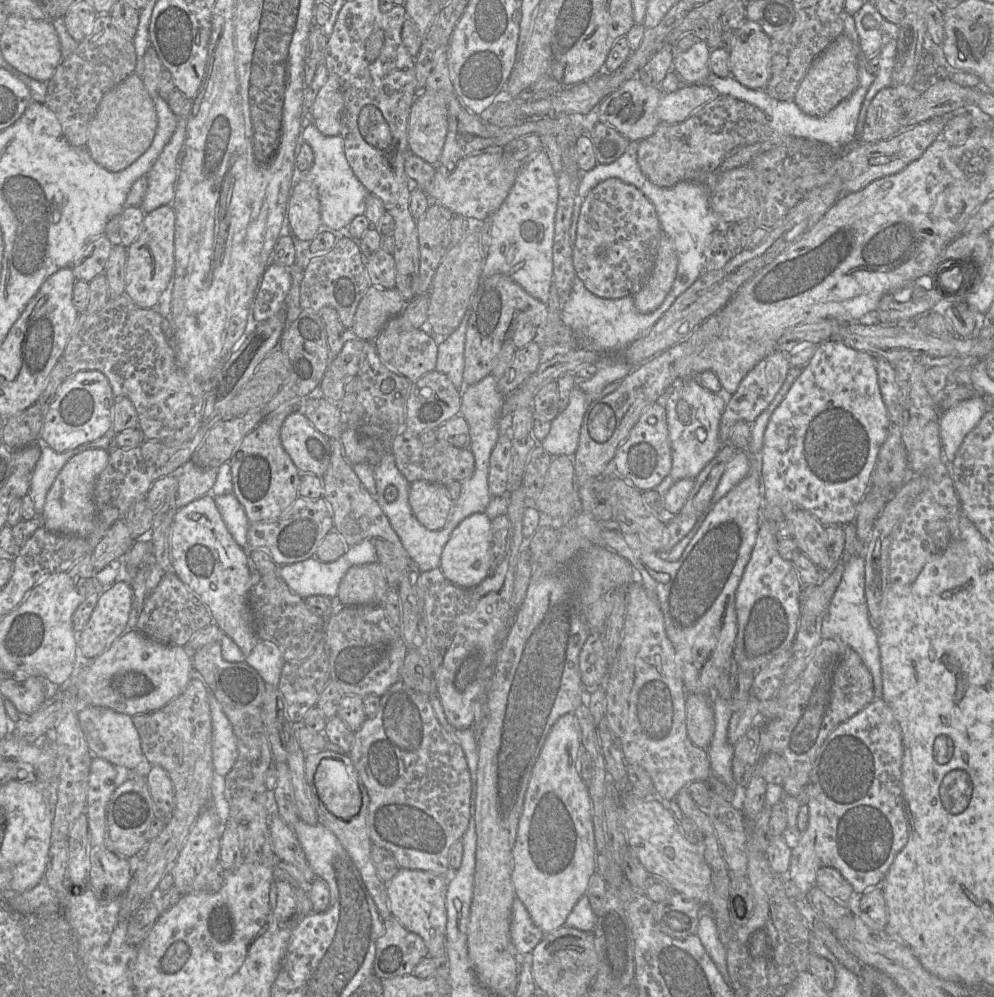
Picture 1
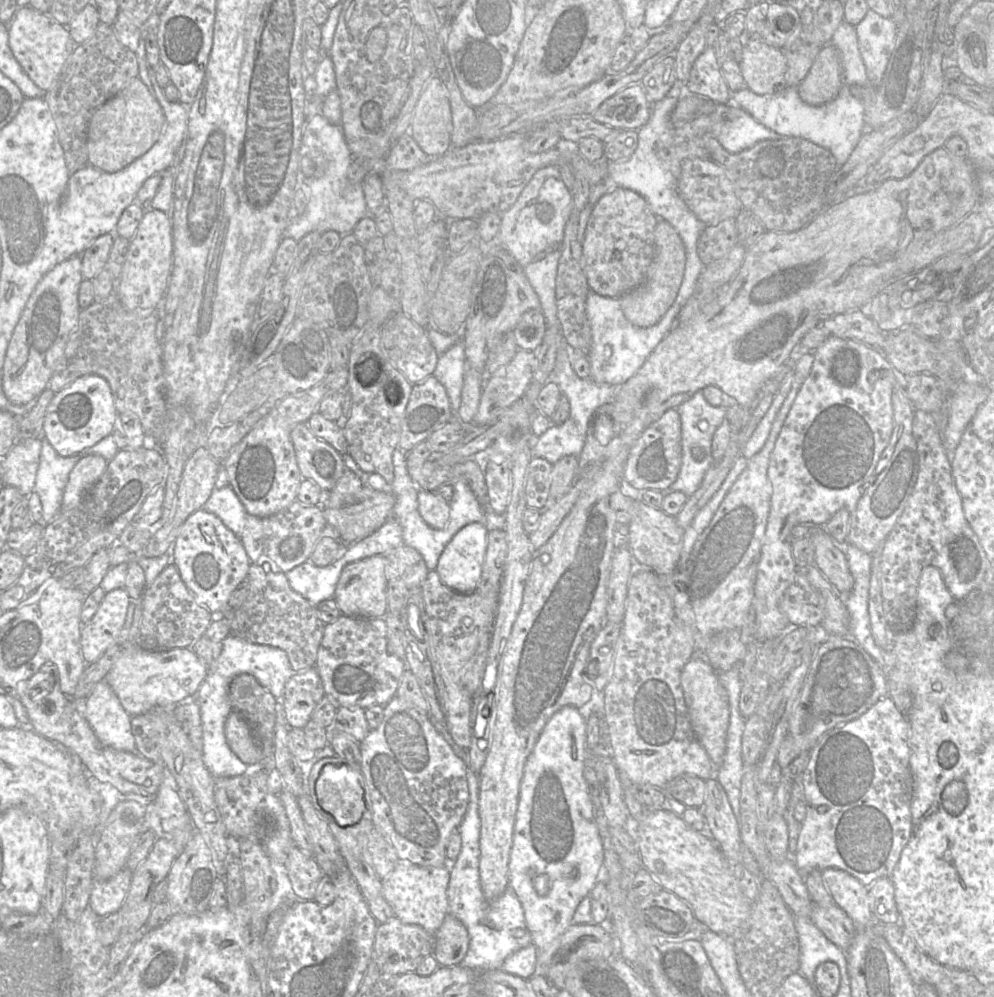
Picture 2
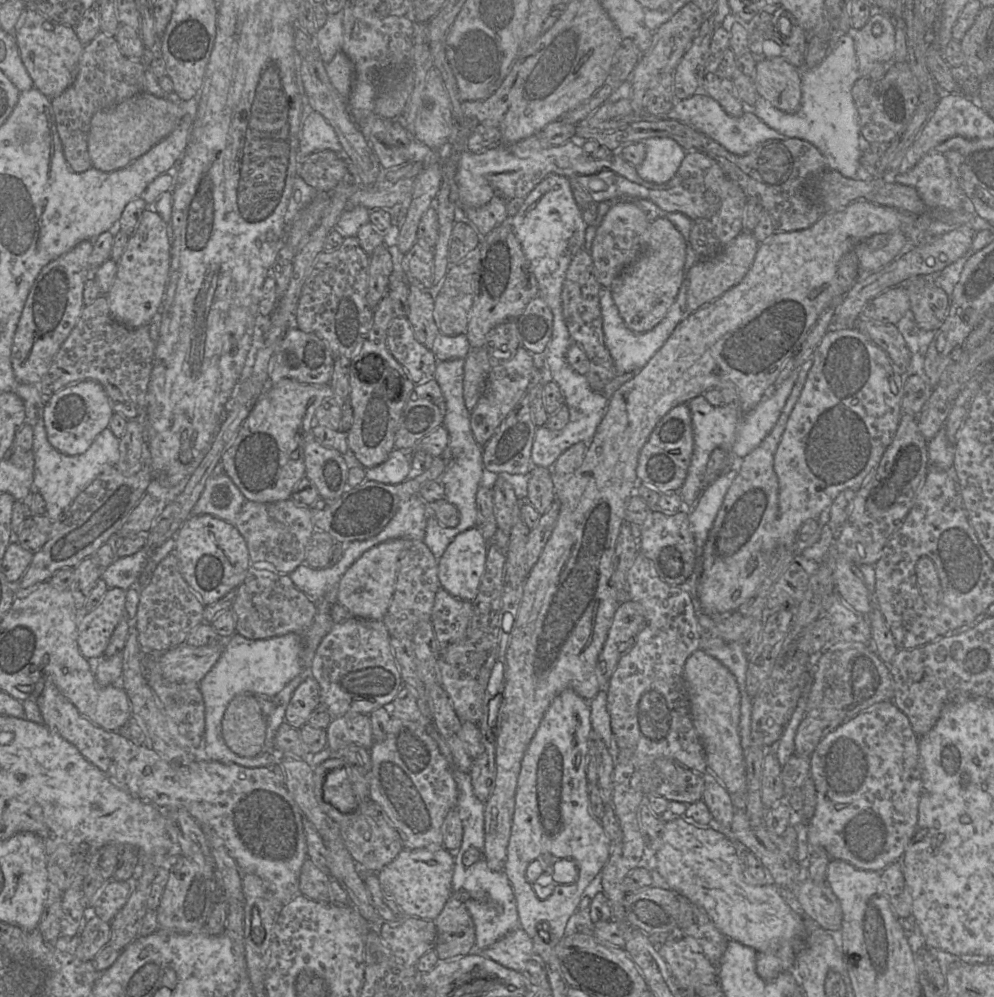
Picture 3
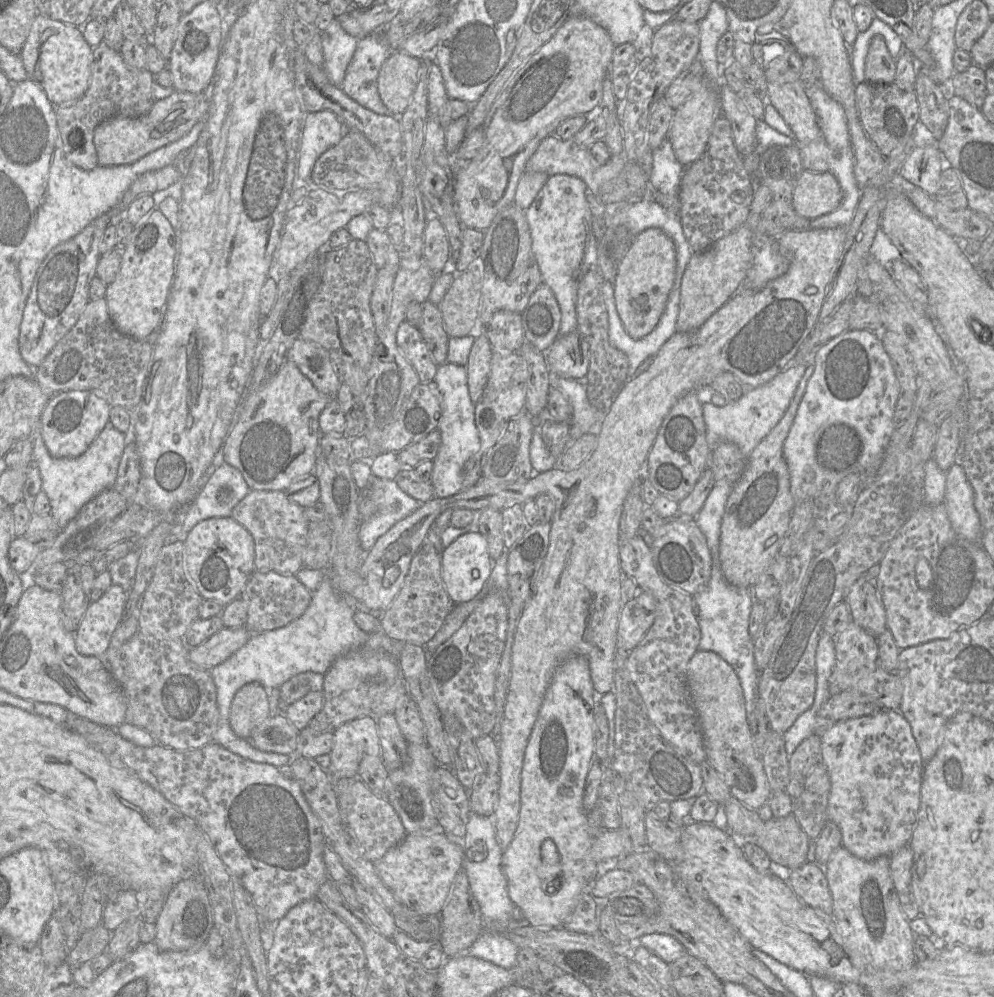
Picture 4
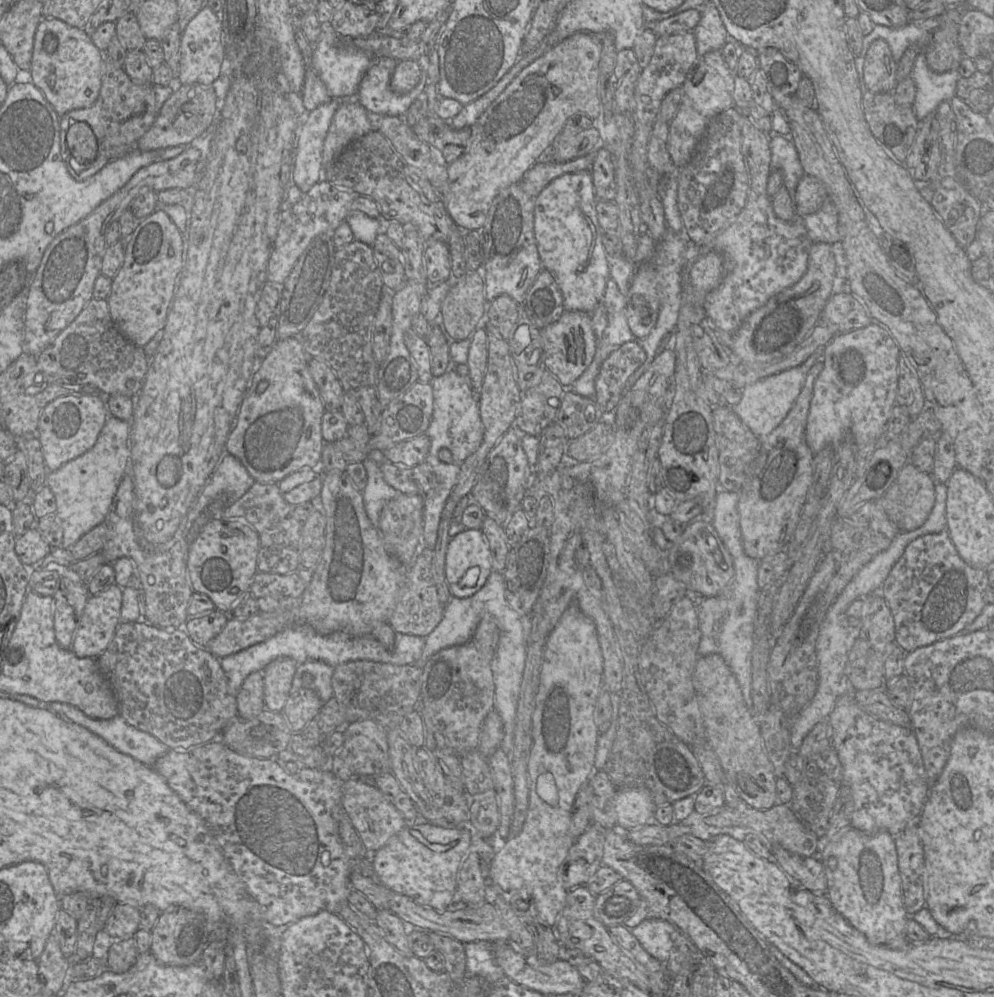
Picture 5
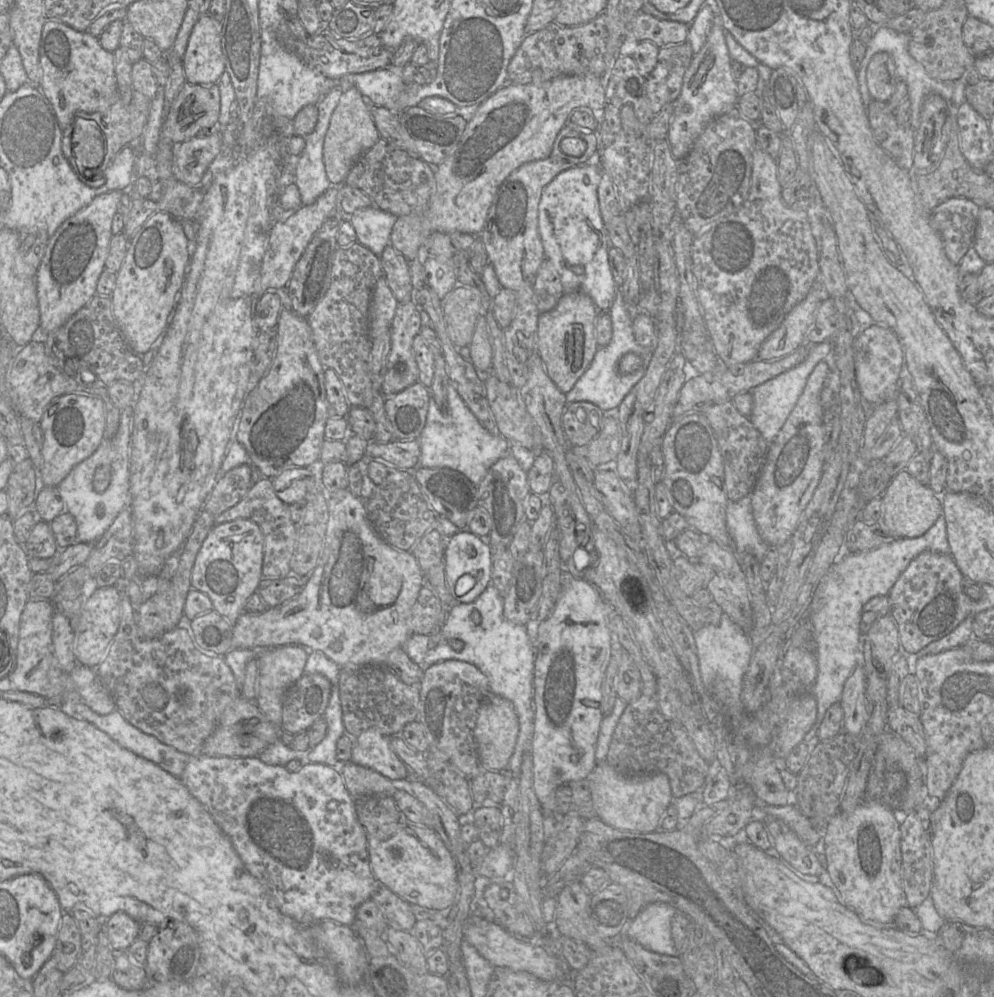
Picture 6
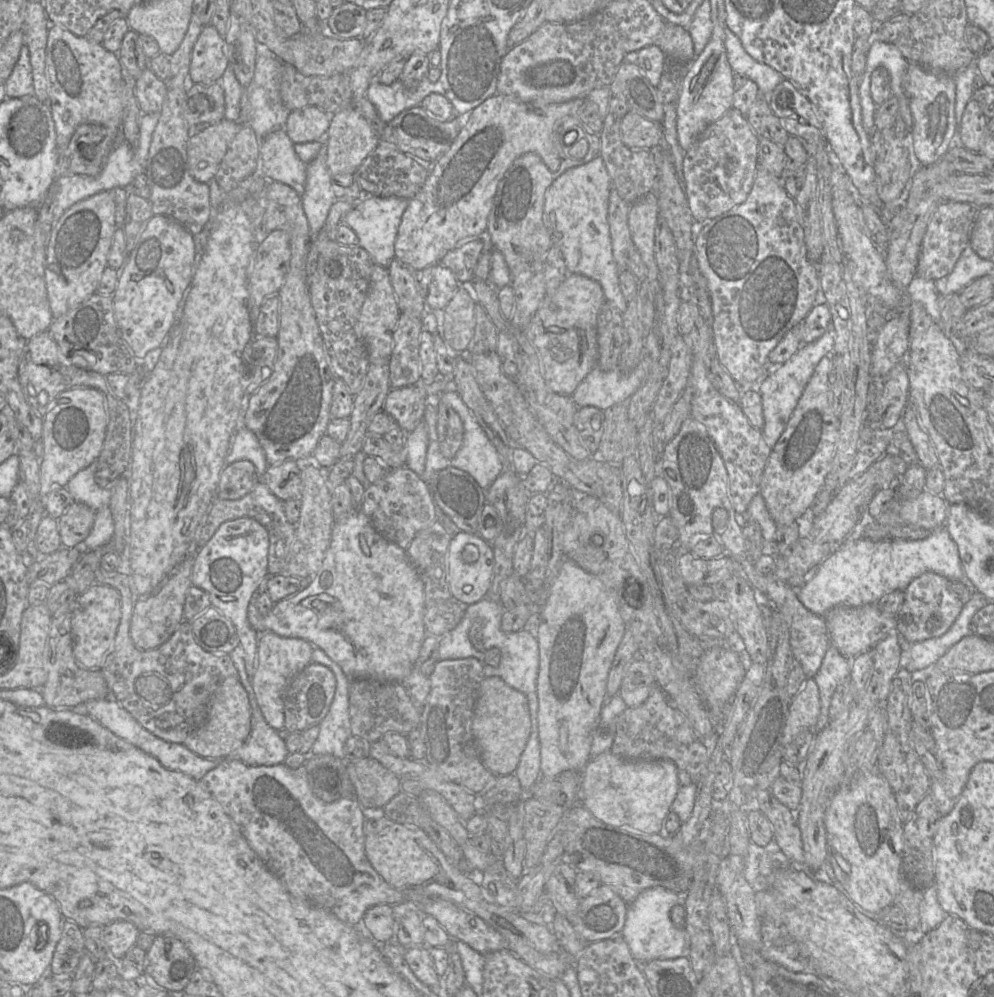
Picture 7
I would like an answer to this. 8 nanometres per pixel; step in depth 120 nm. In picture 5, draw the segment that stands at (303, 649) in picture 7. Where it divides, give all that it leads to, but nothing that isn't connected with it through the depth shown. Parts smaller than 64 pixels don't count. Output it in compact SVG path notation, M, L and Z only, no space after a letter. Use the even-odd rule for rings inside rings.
M279 657L270 662L262 671L264 677L265 708L282 712L289 697L292 680L298 663L289 657Z

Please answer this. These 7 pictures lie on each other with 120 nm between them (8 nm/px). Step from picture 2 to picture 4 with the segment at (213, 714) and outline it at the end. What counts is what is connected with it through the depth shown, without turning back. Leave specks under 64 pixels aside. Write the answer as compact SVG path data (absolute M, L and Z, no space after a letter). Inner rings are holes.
M328 569L319 587L312 592L308 608L300 617L286 626L251 634L243 647L214 667L211 675L217 691L219 723L213 742L253 762L266 763L277 768L290 765L293 755L260 751L249 740L241 739L233 732L229 715L234 696L242 686L250 682L258 682L271 690L281 687L302 672L311 671L324 675L337 658L359 649L382 651L397 658L402 643L392 640L383 631L368 634L361 630L353 618L355 608L357 603L337 590Z

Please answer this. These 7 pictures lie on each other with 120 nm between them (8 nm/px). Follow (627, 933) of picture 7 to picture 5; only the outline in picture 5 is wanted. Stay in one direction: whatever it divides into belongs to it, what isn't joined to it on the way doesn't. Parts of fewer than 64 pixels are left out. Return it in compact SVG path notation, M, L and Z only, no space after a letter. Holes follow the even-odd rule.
M646 919L629 930L652 957L665 964L670 958L676 929L668 921Z

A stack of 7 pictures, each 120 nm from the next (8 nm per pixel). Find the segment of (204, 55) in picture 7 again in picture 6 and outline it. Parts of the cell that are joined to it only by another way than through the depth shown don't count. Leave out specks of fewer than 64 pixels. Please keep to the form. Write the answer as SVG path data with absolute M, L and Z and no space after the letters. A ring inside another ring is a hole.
M208 13L201 14L193 26L182 58L186 82L199 85L217 84L225 70L221 47L221 24Z

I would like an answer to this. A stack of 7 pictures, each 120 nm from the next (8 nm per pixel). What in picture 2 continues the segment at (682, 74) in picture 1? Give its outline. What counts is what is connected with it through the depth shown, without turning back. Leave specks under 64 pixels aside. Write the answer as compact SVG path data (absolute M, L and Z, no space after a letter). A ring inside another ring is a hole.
M706 47L697 57L683 87L687 93L705 97L713 103L732 102L732 92L722 75L721 65L712 47Z

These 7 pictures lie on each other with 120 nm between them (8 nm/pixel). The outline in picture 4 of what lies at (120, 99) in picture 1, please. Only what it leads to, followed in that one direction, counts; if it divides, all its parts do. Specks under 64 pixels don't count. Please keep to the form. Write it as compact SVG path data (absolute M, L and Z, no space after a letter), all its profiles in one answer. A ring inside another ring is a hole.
M208 89L201 93L174 91L170 96L156 100L151 110L139 118L114 117L99 124L94 131L93 141L98 158L98 166L118 166L131 164L143 156L173 143L186 135L199 121L205 121L210 106Z

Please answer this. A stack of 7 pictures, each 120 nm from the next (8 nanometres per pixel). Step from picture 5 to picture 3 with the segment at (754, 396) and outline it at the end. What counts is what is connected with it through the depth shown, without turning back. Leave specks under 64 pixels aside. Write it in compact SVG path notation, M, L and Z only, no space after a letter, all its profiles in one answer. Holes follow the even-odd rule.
M793 371L781 385L750 412L743 413L740 408L728 405L714 406L704 395L691 399L687 404L691 412L694 446L685 481L679 491L684 506L692 508L704 490L704 476L708 460L715 448L721 448L730 456L730 468L737 468L739 461L755 449L775 426L781 411L798 378L799 371Z

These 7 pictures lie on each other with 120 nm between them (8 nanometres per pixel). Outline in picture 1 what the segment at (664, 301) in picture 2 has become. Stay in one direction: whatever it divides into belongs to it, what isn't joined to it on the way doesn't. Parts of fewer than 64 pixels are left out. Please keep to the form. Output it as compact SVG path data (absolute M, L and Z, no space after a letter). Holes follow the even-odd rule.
M662 233L651 275L645 286L632 296L638 312L648 314L662 304L675 280L677 266L678 257L673 242Z

